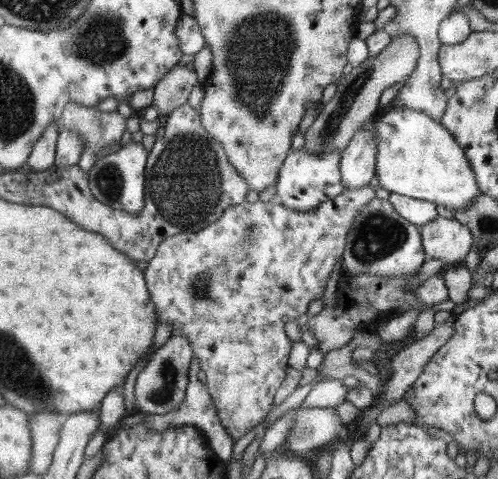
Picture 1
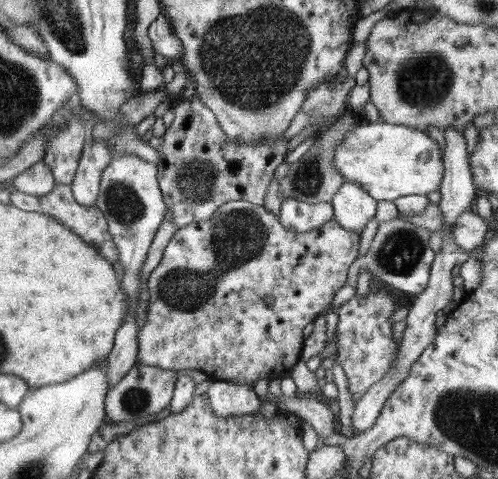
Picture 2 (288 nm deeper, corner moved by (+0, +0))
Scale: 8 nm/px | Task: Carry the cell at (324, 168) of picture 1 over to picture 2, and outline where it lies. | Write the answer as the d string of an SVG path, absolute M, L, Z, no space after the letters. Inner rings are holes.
M281 200L279 224L291 234L307 234L319 230L333 218L331 204L303 204L295 200Z

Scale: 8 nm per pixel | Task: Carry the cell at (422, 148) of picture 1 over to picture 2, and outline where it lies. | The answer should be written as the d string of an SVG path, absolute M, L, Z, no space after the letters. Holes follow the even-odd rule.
M361 120L359 126L351 128L333 150L333 168L343 182L359 186L375 202L395 202L407 196L427 198L431 192L441 190L445 172L439 146L427 132L387 124L383 120L375 124Z

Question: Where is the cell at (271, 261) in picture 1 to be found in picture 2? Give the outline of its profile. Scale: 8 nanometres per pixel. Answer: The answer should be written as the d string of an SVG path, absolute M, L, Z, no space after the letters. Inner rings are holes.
M227 202L223 206L219 206L217 214L211 216L211 220L207 222L191 222L183 228L179 228L165 252L161 262L151 270L149 278L147 278L147 312L145 312L145 324L139 330L139 354L137 354L137 362L145 364L145 366L157 366L161 370L201 370L207 378L211 380L227 380L227 382L235 382L235 384L247 384L247 386L255 386L257 380L267 378L279 378L283 374L289 374L289 370L299 362L301 358L301 348L303 348L303 330L309 322L313 322L321 312L329 310L335 294L345 286L347 282L347 274L351 264L357 260L357 248L359 248L359 234L349 234L347 230L339 228L337 222L331 218L325 226L321 226L319 230L311 230L307 234L291 234L287 232L281 224L279 218L271 216L265 206L255 206L249 202Z

